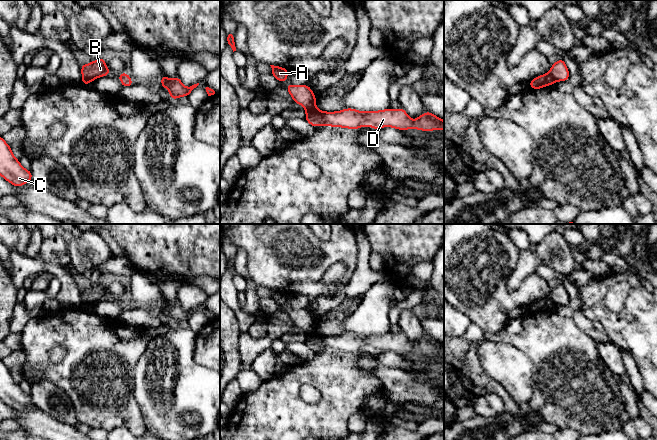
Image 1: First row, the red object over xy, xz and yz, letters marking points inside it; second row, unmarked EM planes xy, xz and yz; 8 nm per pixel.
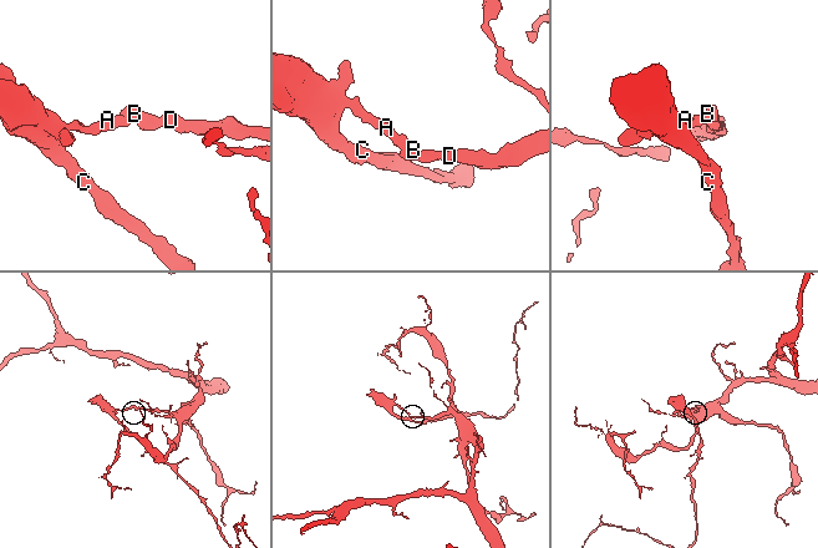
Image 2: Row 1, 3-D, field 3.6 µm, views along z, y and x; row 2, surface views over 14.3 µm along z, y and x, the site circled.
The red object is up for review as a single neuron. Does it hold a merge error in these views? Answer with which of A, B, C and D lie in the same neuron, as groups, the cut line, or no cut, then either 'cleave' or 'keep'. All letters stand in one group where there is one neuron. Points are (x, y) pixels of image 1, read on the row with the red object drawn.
groups A C / B D; cut yz (549, 73), (554, 81); cleave

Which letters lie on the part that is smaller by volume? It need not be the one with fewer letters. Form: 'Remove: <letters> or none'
Remove: A, C

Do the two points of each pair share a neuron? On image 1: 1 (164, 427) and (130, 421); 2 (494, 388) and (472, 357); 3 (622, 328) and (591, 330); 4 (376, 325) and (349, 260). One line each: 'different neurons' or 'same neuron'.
1: different neurons
2: same neuron
3: different neurons
4: different neurons

